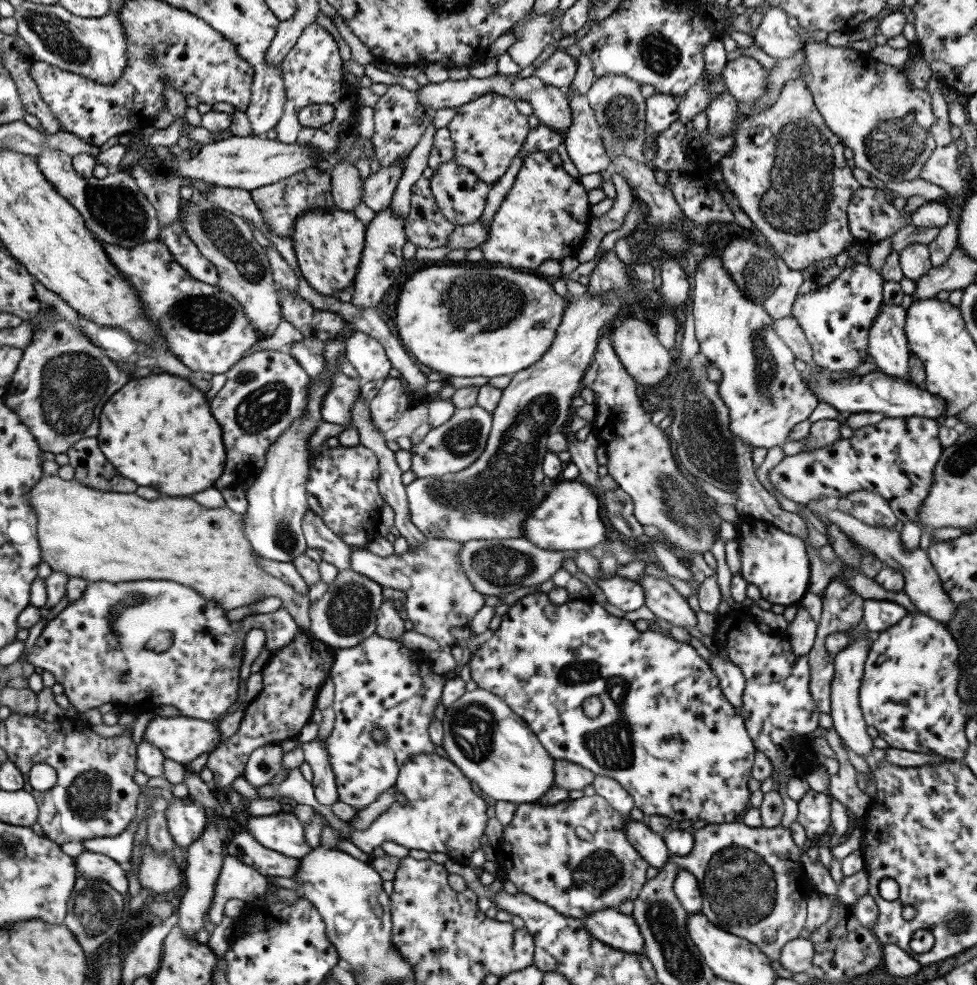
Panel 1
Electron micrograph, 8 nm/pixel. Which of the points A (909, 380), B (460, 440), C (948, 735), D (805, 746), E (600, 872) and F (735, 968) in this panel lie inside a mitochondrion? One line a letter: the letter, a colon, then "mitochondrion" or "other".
A: other
B: mitochondrion
C: other
D: other
E: mitochondrion
F: other

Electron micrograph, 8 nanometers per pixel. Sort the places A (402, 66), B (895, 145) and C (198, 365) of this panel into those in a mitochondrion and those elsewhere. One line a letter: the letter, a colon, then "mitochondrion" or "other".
A: other
B: mitochondrion
C: other

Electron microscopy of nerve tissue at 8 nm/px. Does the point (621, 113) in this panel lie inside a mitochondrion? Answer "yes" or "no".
yes

